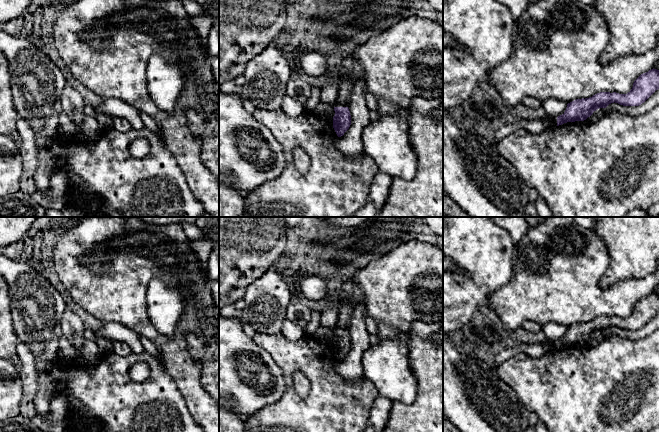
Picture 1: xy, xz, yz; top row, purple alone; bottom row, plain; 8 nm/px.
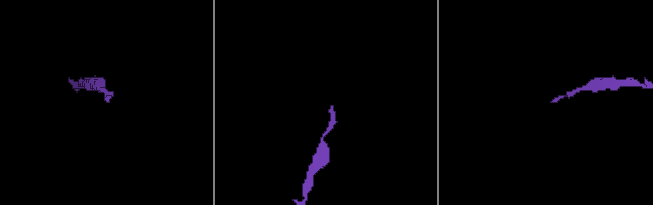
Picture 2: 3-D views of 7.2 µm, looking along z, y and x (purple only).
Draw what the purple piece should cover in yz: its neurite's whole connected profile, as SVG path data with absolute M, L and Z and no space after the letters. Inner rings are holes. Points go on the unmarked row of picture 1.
M651 293L641 298L627 318L600 316L589 322L576 323L567 328L565 336L555 342L549 342L547 352L567 346L584 345L599 332L606 332L611 327L623 330L639 330L659 313L659 294Z

